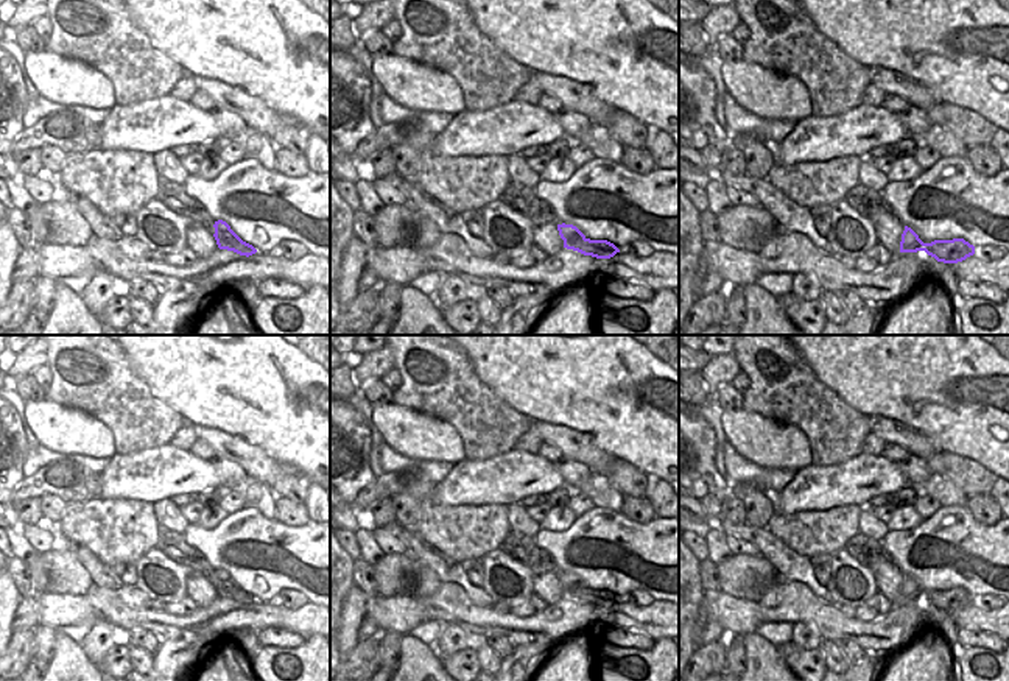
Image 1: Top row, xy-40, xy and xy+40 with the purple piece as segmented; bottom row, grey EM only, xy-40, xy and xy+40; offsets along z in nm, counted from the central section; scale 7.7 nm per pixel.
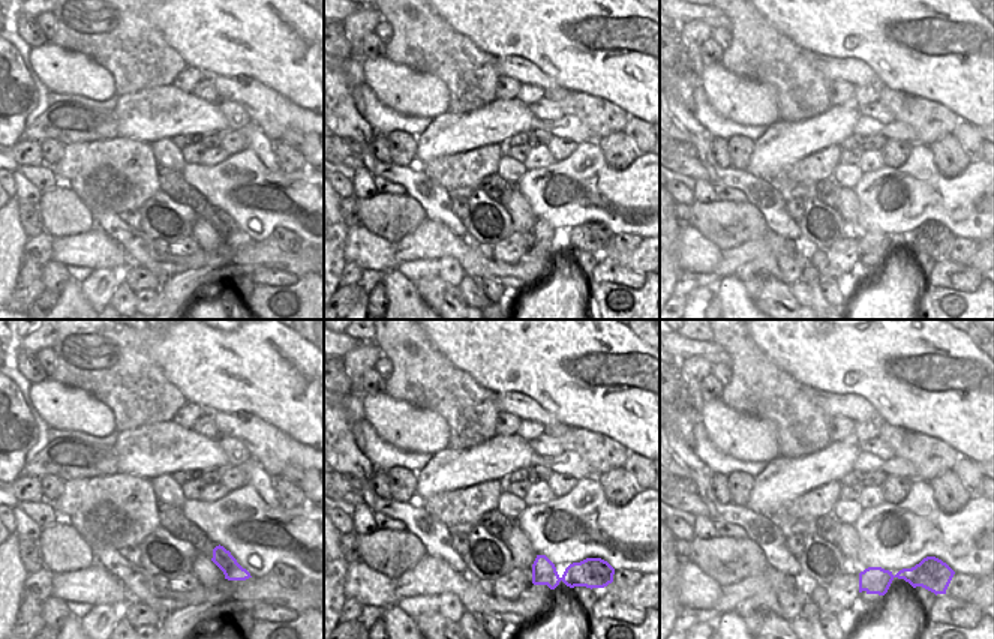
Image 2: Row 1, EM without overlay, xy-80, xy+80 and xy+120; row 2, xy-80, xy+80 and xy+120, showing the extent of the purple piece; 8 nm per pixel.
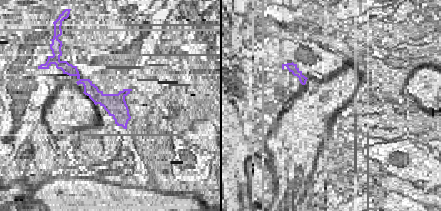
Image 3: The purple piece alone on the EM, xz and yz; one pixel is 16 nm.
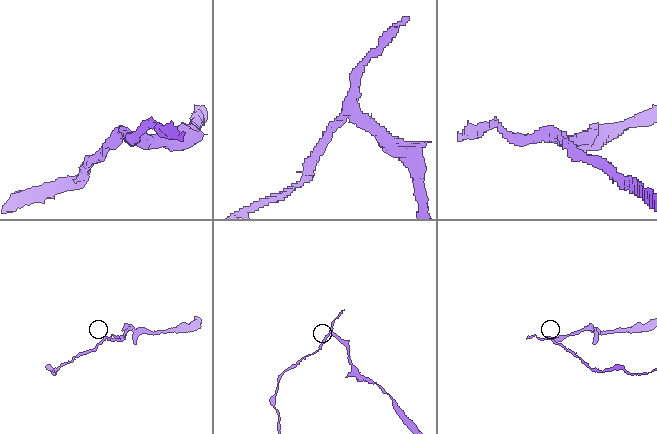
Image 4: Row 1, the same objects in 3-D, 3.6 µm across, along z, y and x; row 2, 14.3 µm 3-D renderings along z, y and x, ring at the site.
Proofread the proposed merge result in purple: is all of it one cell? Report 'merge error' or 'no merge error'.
merge error

